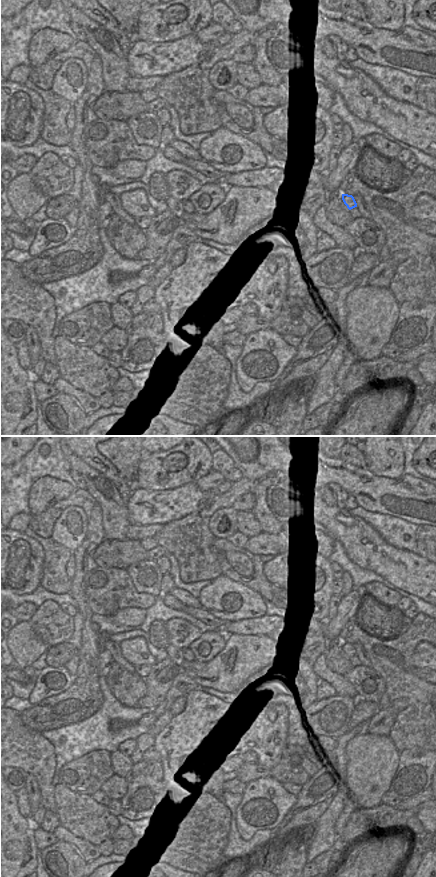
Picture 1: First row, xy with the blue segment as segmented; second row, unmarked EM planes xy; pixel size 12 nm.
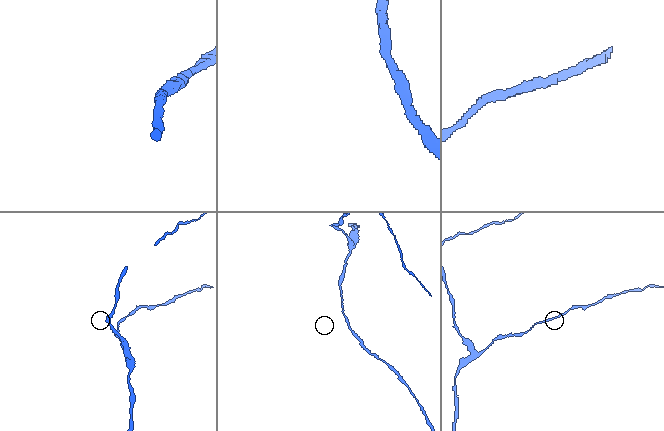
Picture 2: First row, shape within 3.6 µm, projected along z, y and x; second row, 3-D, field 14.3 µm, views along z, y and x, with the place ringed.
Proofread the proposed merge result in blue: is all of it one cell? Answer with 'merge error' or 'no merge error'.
no merge error

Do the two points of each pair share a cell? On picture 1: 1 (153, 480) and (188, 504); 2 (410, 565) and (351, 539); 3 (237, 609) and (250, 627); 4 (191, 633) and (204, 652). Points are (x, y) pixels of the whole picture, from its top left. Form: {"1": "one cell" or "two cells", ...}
{"1": "two cells", "2": "one cell", "3": "two cells", "4": "two cells"}

